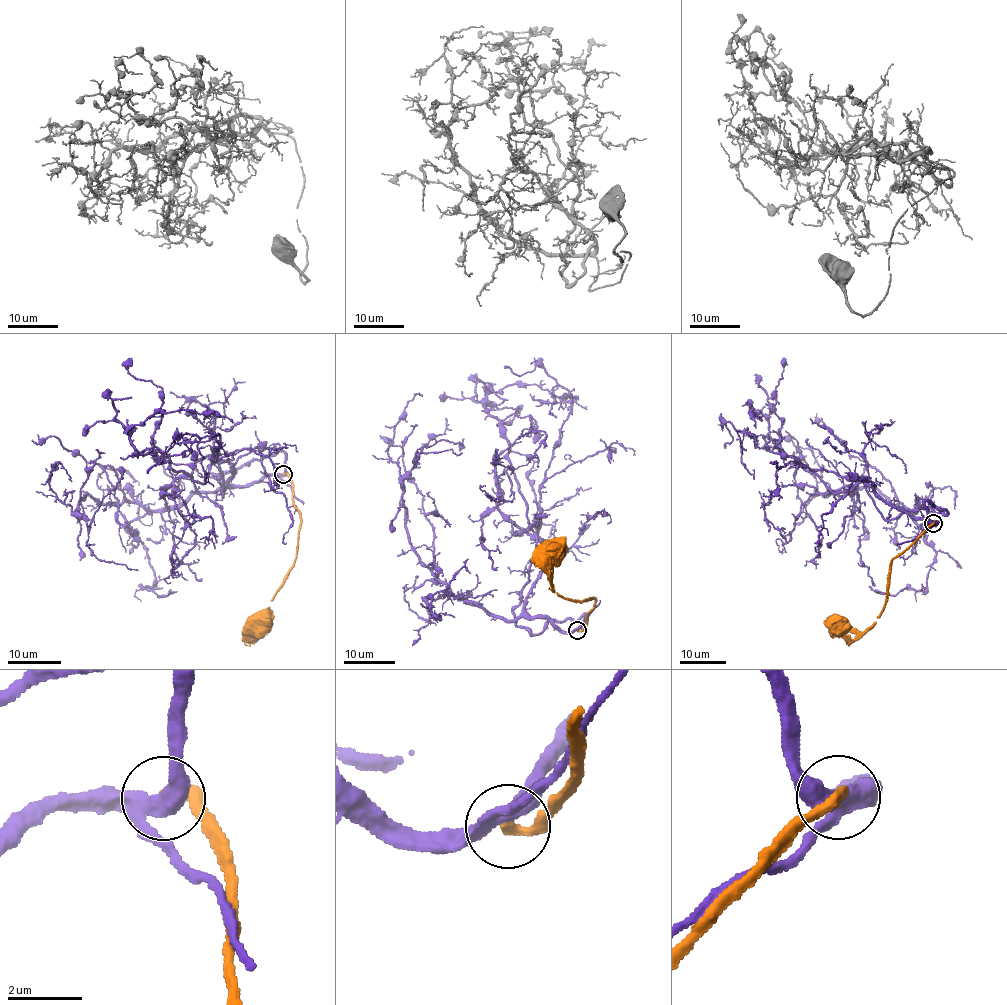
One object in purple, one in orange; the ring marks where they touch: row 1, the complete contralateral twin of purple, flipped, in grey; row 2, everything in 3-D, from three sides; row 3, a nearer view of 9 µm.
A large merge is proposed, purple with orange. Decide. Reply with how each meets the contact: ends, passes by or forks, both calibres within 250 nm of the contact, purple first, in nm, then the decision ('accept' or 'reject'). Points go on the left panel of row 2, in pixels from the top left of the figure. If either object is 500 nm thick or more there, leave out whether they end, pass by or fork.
purple forks; orange ends; calibres 360 and 280 nm; reject

